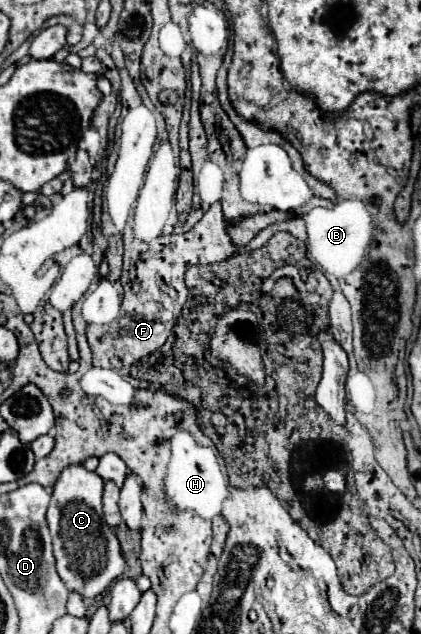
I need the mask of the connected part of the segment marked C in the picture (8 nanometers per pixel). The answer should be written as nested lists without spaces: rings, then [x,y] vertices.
[[[67,466],[53,486],[51,504],[47,510],[47,522],[53,536],[53,554],[57,560],[57,574],[65,582],[69,592],[81,598],[95,598],[103,594],[113,580],[125,570],[125,558],[121,554],[119,540],[111,526],[103,520],[103,478],[97,472],[79,466]]]

